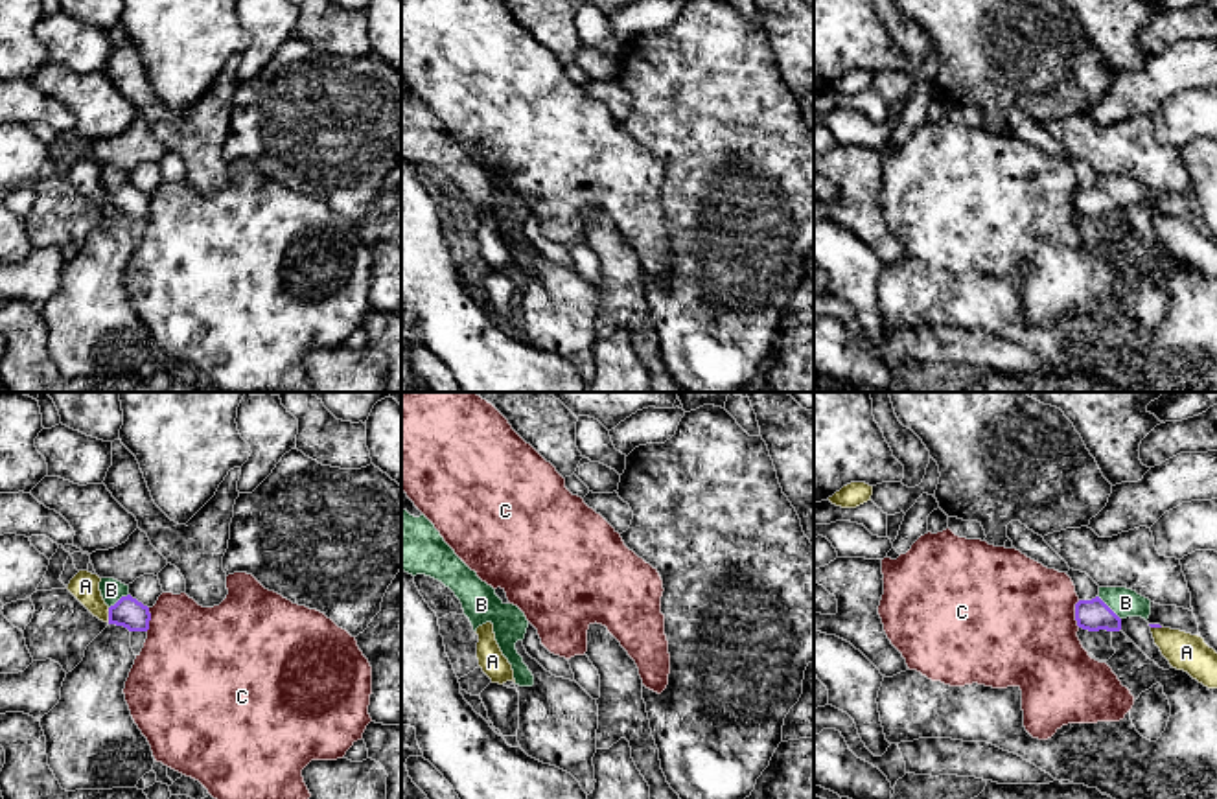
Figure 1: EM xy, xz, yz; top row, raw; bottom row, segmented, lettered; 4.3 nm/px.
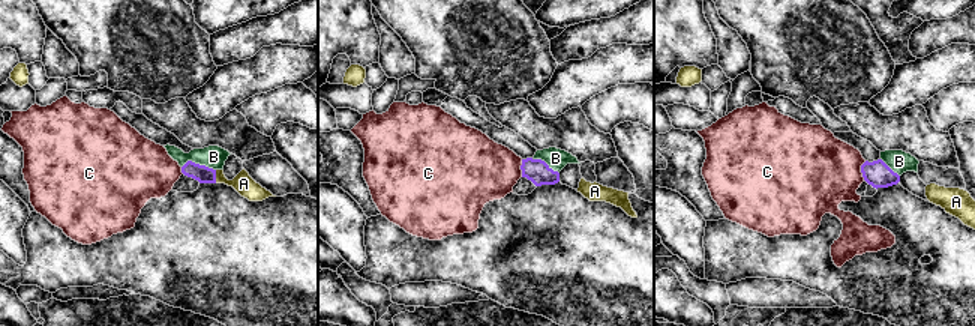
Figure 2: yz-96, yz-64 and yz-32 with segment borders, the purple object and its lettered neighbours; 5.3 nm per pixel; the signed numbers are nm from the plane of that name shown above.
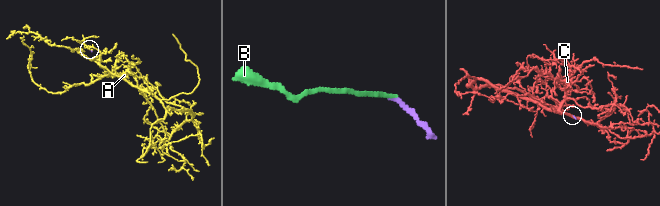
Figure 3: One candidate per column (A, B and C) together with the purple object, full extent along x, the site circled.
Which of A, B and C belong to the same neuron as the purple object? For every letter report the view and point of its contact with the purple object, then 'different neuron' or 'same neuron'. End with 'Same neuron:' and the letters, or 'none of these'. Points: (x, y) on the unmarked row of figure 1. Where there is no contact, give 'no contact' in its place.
A: contact xy (109, 203); different neuron
B: contact yz (1109, 196); same neuron
C: contact yz (1076, 201); different neuron
Same neuron: B

